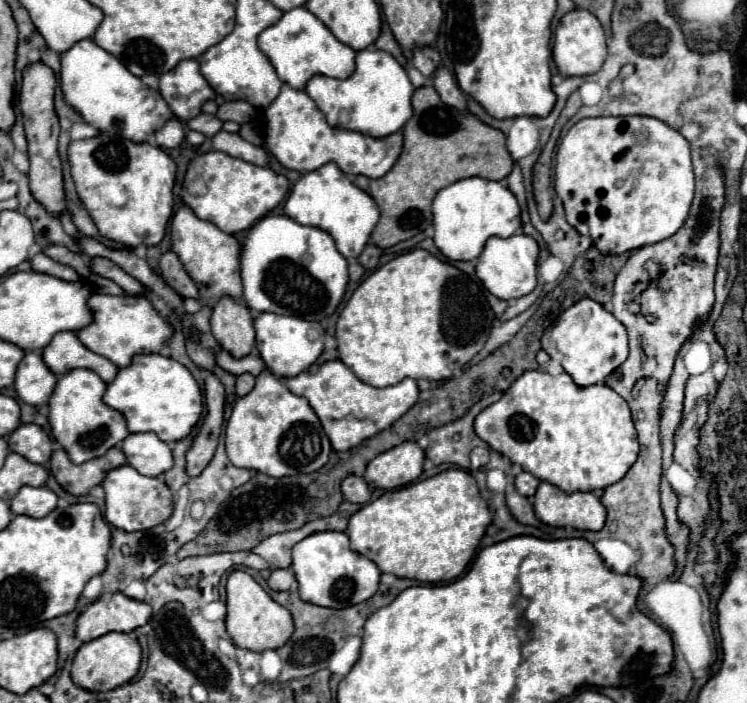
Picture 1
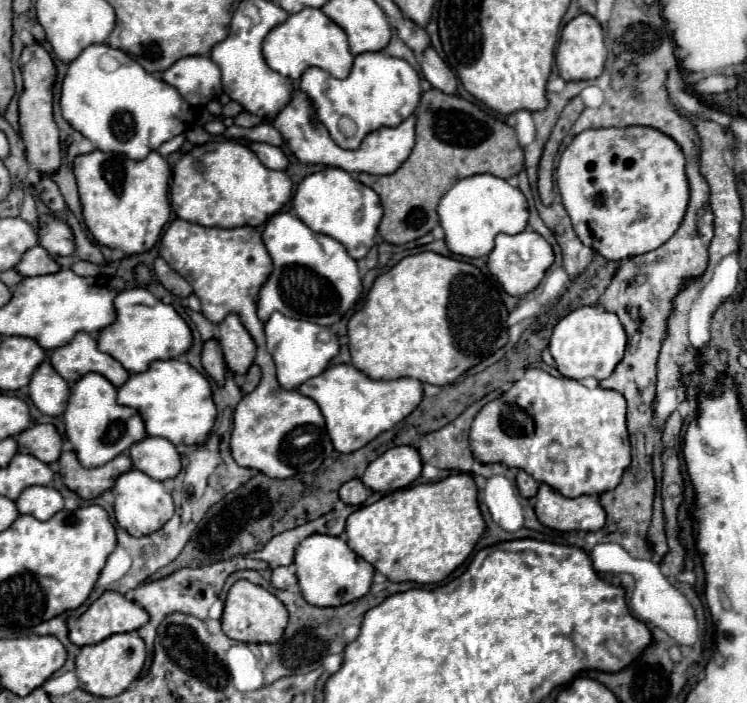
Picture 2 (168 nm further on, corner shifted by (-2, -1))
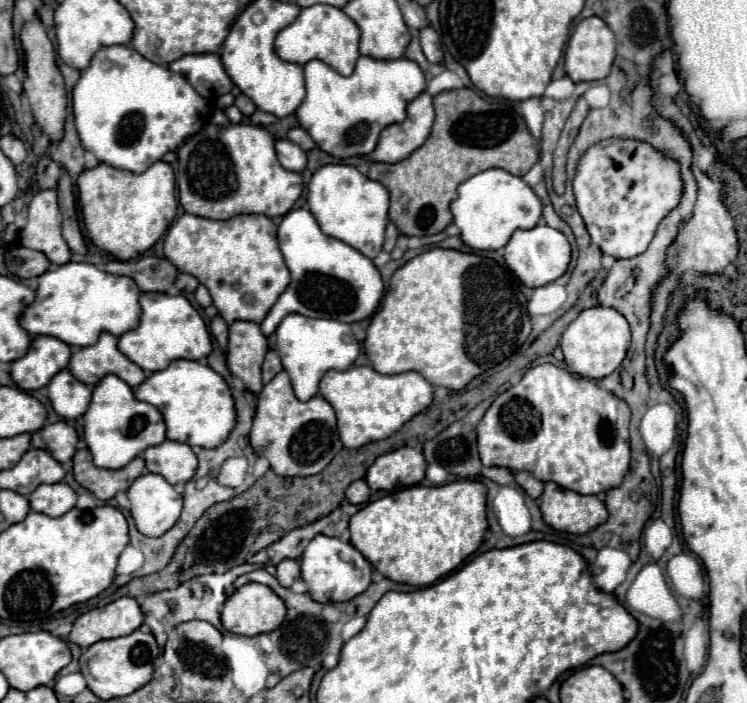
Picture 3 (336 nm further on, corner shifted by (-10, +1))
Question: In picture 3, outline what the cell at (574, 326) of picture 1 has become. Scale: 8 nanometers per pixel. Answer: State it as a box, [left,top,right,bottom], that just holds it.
[560,306,630,380]

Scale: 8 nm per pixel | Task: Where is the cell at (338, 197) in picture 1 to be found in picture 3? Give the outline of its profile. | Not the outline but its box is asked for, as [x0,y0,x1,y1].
[308,164,388,260]

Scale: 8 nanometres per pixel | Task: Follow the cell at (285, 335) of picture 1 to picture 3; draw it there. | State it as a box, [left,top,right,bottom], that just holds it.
[276,314,360,400]

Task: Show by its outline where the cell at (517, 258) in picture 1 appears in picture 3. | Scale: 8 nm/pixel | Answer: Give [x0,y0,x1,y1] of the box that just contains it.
[504,224,570,288]

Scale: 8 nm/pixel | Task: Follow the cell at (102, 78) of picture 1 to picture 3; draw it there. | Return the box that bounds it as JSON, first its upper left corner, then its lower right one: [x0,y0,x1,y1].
[72,46,212,172]

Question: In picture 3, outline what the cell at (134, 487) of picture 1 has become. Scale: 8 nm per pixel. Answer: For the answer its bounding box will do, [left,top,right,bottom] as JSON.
[126,472,182,536]

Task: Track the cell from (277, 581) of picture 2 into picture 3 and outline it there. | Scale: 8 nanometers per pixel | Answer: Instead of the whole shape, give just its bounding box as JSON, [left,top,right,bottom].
[276,560,300,588]

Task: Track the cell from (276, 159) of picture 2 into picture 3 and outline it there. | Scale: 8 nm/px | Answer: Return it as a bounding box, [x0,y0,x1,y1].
[276,140,306,172]

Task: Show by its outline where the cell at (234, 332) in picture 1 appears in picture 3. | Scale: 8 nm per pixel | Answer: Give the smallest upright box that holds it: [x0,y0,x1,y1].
[228,320,268,392]

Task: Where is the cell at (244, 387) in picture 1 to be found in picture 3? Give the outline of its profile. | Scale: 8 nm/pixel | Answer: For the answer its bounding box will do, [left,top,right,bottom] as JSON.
[262,350,282,384]

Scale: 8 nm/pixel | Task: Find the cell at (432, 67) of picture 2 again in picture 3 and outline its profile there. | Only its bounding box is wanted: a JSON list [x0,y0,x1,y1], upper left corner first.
[420,28,444,64]

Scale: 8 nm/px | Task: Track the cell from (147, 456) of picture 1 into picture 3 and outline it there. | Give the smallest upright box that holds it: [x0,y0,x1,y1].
[142,440,198,484]

